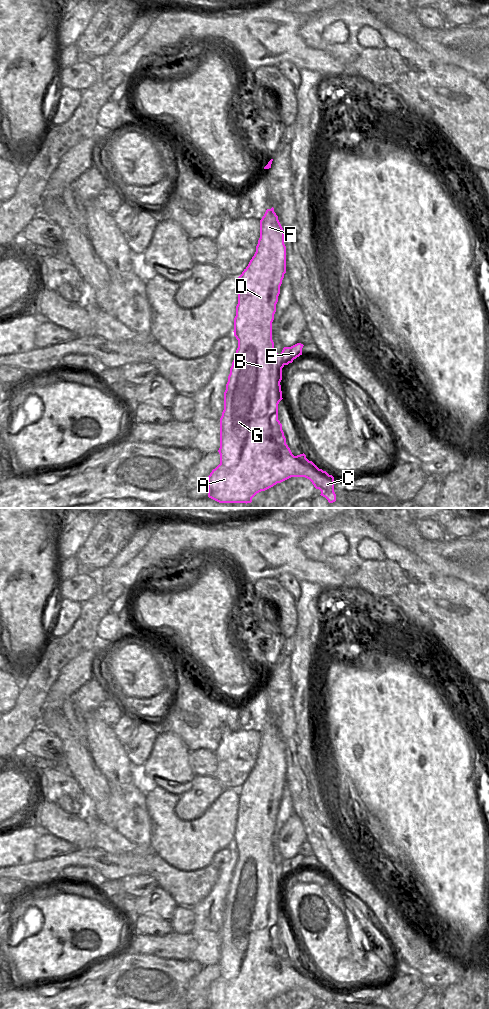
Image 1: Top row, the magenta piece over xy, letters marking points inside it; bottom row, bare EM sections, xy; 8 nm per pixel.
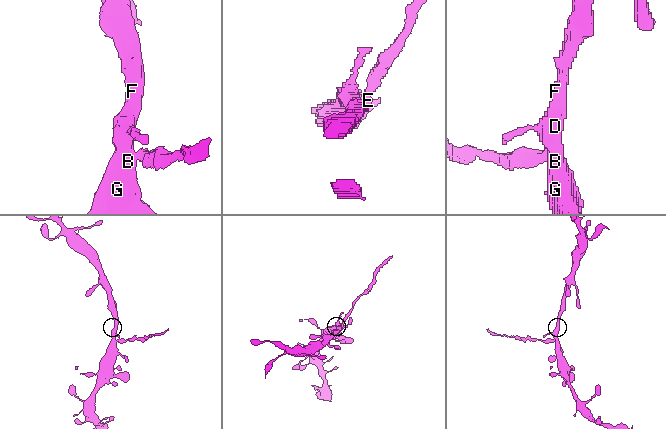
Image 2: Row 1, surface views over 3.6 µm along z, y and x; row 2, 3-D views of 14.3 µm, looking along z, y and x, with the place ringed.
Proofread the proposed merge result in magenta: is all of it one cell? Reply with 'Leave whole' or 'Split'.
Split

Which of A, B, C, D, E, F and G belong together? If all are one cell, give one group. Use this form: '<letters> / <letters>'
A B C D F G / E

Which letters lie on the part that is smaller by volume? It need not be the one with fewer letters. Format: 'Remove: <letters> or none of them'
Remove: E

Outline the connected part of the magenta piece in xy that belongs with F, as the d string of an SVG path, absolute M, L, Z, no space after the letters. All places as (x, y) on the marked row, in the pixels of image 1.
M272 207L260 220L256 252L238 277L233 331L238 348L224 392L218 450L220 464L208 476L208 497L219 503L251 503L257 493L291 477L309 479L329 503L336 501L334 477L319 469L304 453L292 454L278 420L278 404L283 399L280 382L284 364L282 356L274 350L272 322L285 273L284 230Z

